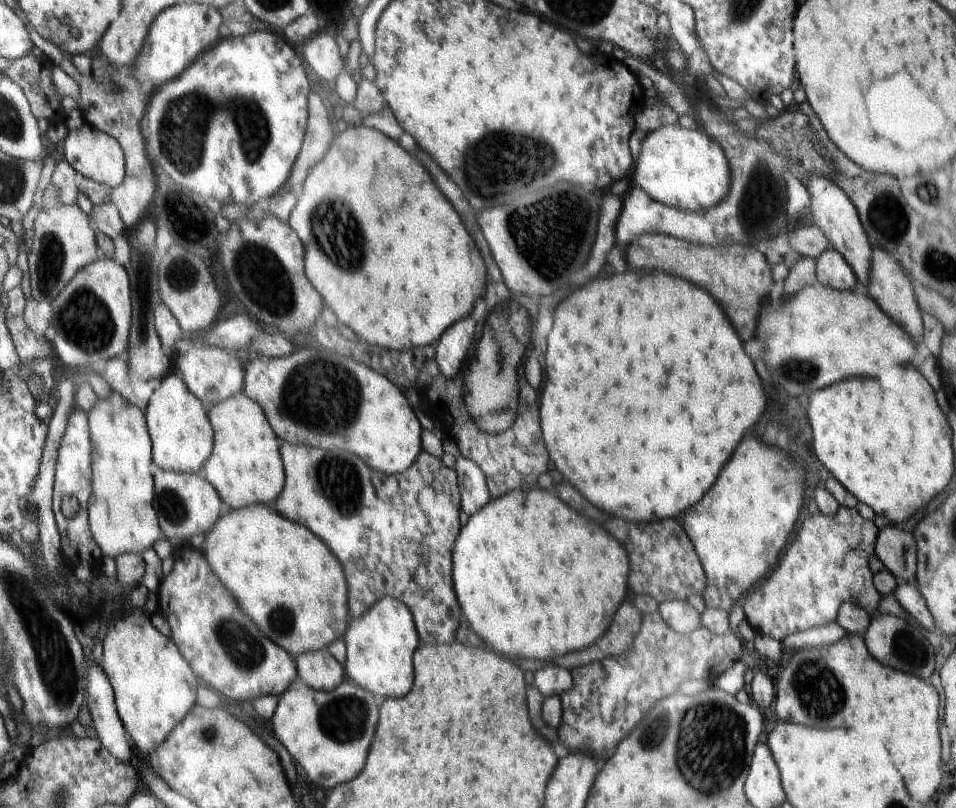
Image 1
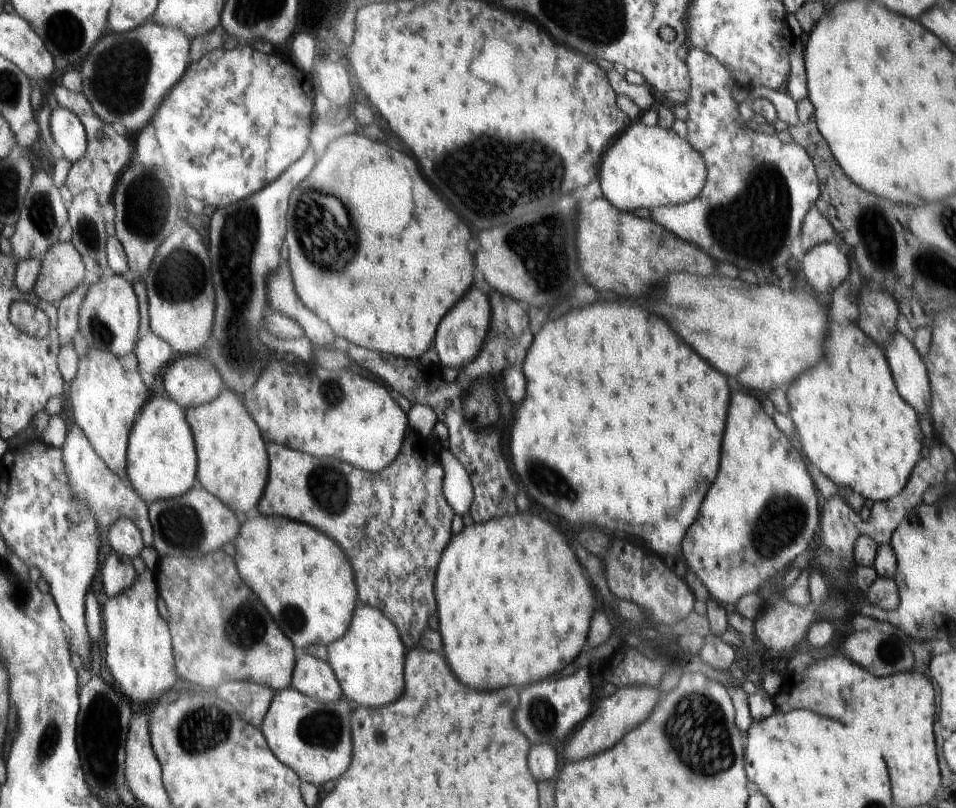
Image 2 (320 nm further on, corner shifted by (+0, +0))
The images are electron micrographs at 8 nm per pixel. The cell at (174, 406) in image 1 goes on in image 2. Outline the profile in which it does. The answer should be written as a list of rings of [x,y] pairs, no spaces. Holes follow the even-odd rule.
[[[152,397],[129,434],[128,474],[131,486],[145,500],[147,508],[155,502],[182,497],[193,488],[196,480],[197,454],[194,437],[185,415],[185,409],[170,398]]]

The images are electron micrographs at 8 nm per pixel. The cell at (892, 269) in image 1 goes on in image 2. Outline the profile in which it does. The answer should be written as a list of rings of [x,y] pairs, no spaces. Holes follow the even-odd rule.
[[[898,332],[883,347],[891,375],[902,398],[920,414],[931,409],[930,383],[924,361],[907,338]]]

